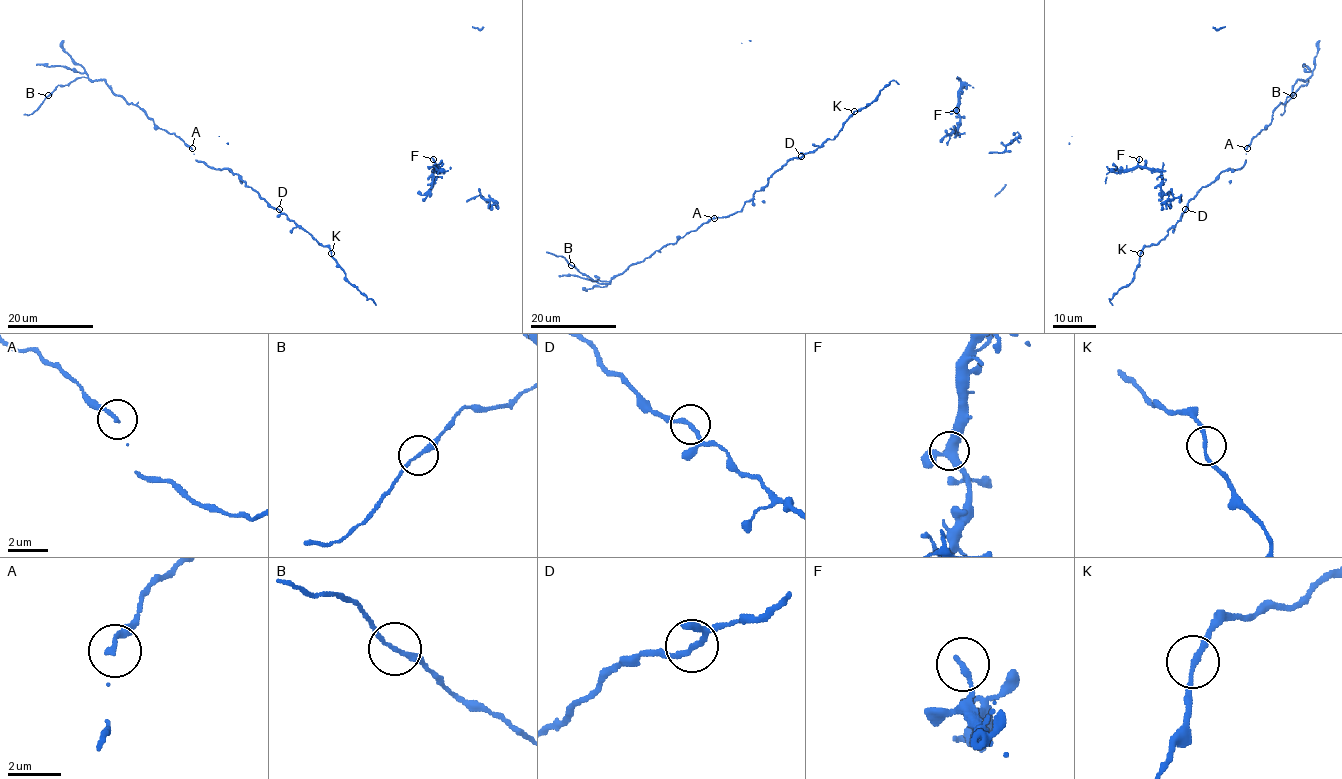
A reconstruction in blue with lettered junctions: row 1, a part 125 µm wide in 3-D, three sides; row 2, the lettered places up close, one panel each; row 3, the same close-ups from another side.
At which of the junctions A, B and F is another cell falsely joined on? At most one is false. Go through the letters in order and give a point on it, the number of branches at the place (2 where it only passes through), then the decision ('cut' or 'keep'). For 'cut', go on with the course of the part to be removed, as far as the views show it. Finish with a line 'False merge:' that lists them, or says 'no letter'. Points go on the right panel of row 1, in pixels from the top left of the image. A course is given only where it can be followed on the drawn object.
A: at (1247, 148); 1 branches meet; keep
B: at (1293, 95); 2 branches meet; keep
F: at (1139, 159); 1 branches meet; keep
False merge: no letter

